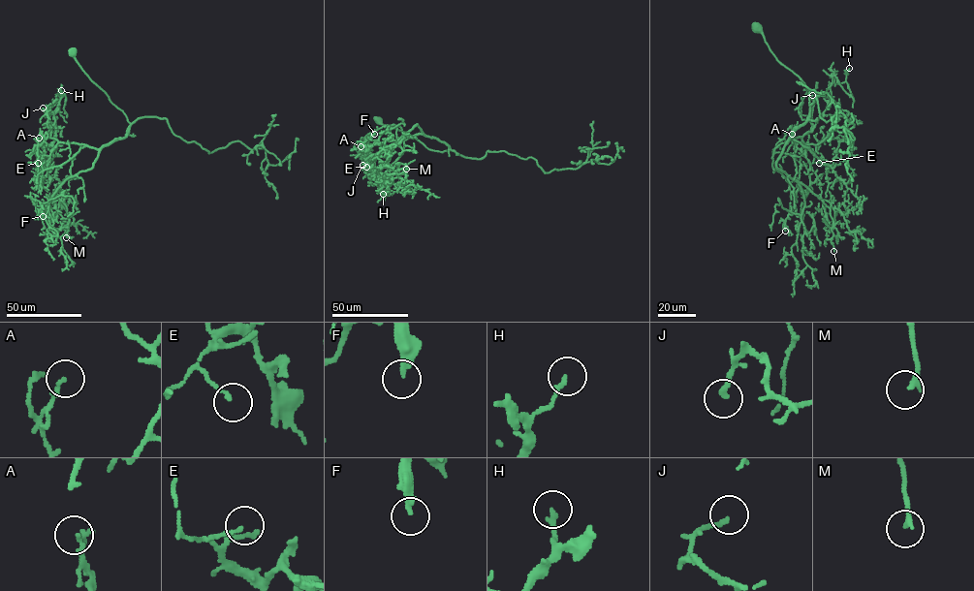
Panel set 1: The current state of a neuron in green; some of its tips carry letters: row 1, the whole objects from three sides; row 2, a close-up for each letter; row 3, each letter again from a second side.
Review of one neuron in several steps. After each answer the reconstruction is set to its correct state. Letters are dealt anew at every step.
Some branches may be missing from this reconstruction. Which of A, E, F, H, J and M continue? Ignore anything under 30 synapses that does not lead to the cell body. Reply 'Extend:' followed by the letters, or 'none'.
Extend: A, F, M

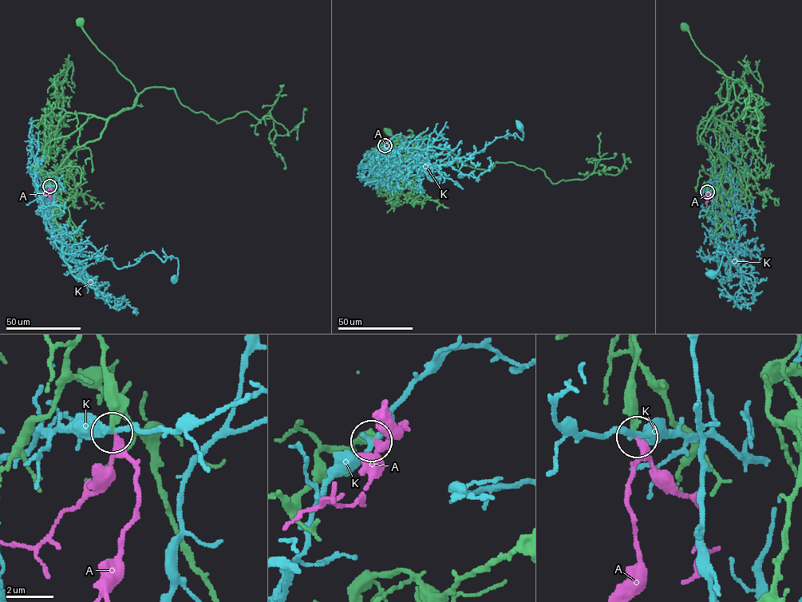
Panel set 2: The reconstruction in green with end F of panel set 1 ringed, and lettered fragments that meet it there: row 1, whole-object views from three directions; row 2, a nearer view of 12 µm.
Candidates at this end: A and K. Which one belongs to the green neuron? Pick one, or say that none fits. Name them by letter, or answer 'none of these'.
A

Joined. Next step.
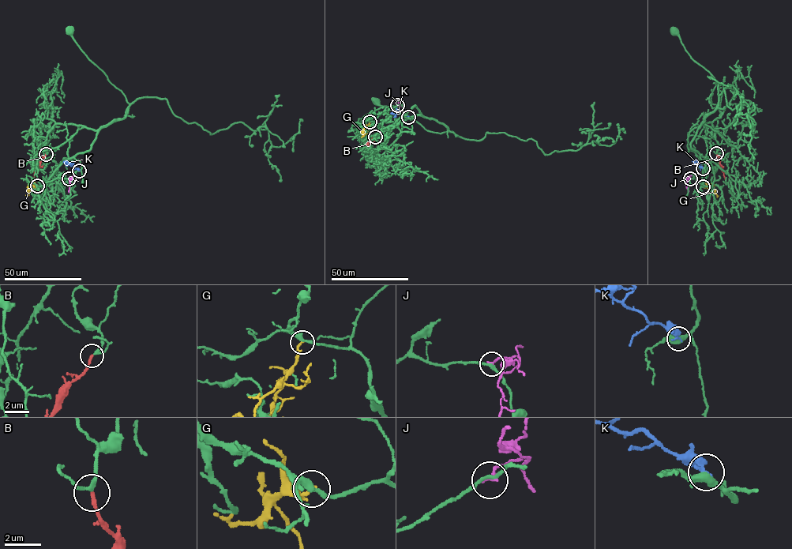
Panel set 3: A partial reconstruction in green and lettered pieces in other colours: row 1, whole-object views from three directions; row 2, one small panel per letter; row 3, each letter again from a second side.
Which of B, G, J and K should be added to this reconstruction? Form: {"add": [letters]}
{"add": ["B"]}

